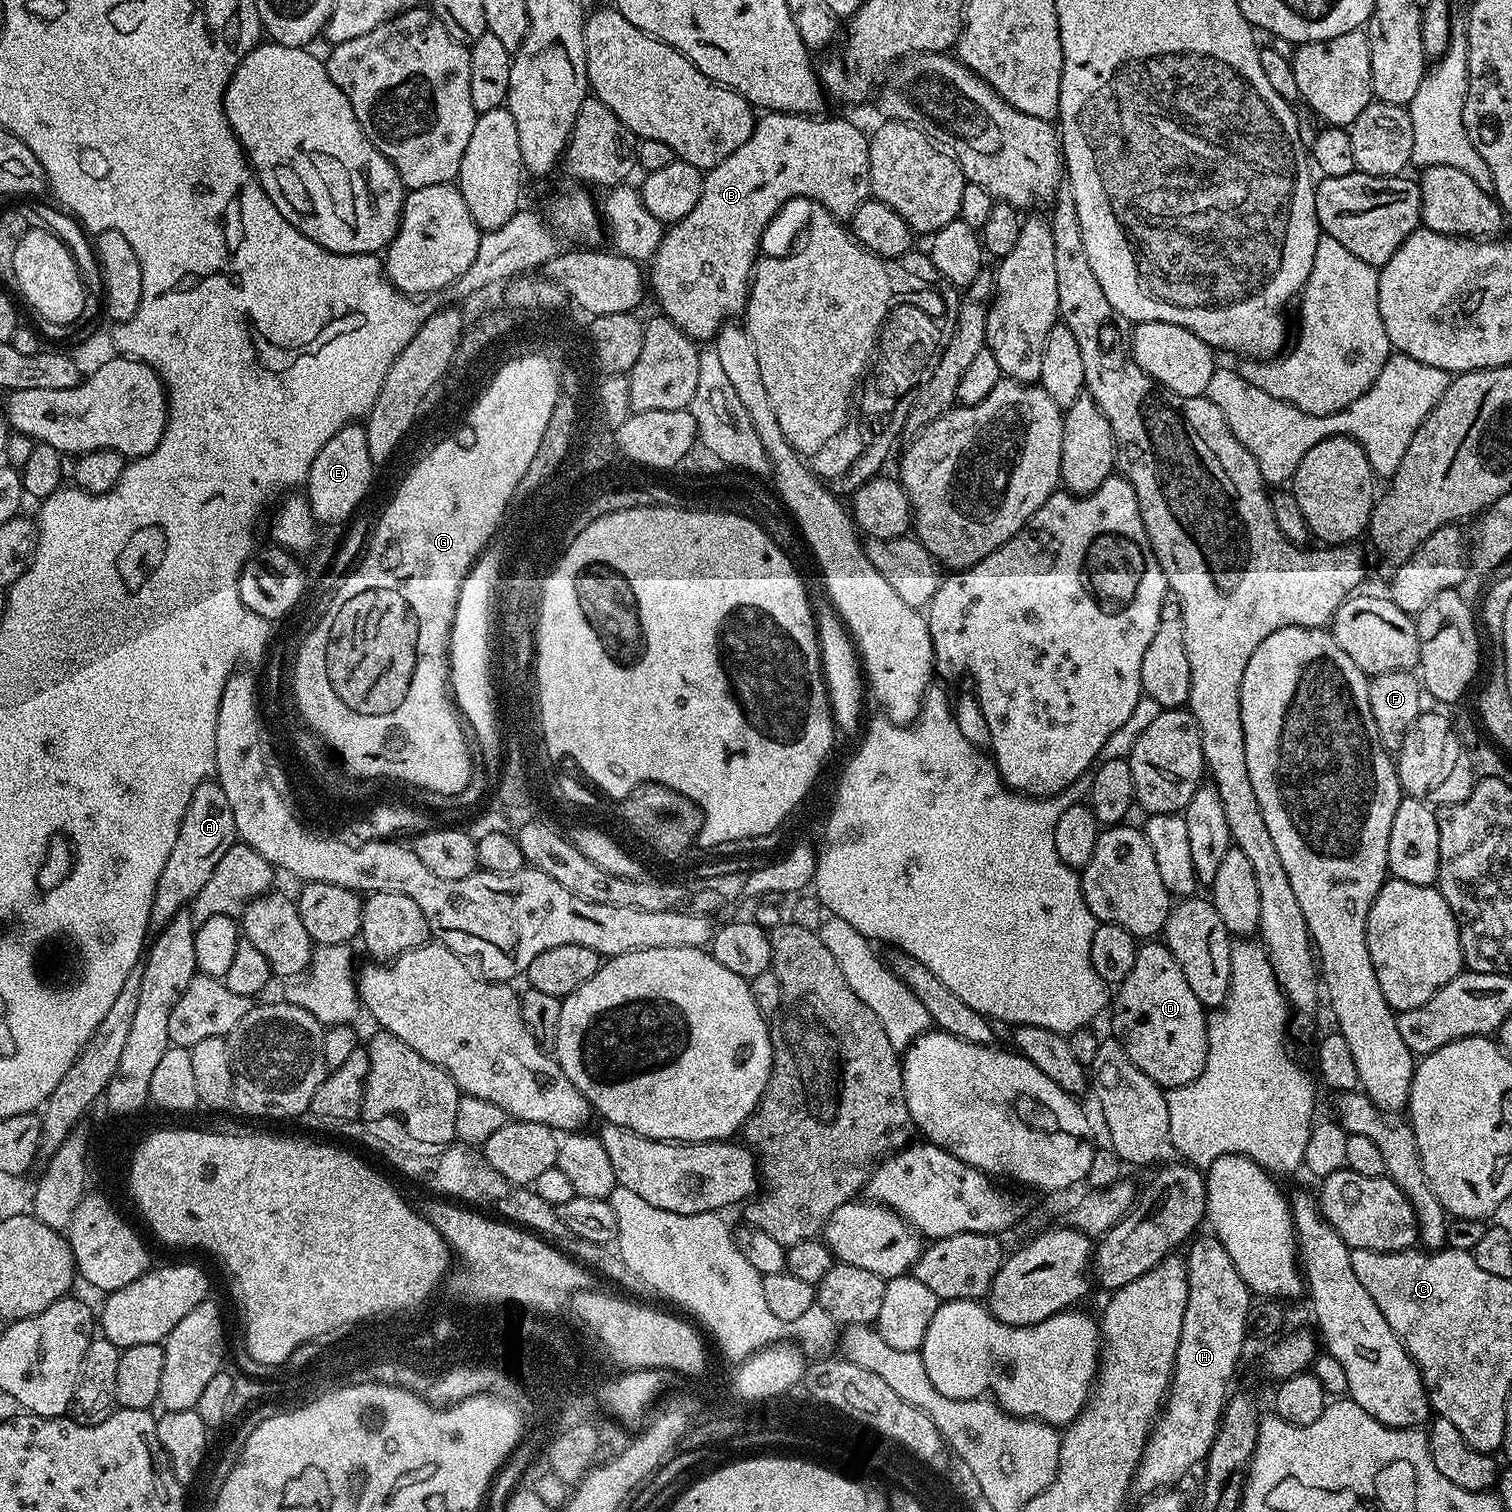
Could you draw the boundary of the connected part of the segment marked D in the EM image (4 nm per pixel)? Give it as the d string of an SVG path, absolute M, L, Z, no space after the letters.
M1162 942L1137 947L1134 967L1115 989L1110 1009L1113 1030L1130 1061L1164 1090L1194 1082L1206 1066L1208 1016L1182 974L1182 966Z

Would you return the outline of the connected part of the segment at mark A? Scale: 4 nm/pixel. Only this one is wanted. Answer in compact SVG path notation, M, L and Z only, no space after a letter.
M215 779L203 780L198 790L194 790L190 806L186 806L186 814L178 830L178 842L174 842L174 850L170 850L170 858L166 858L162 878L158 878L154 902L150 906L149 929L165 928L177 913L191 905L198 890L202 890L210 874L214 874L214 866L218 866L222 854L226 854L226 850L230 850L230 846L237 843L237 840L234 810L230 810L226 790L222 790L222 786L216 783Z

